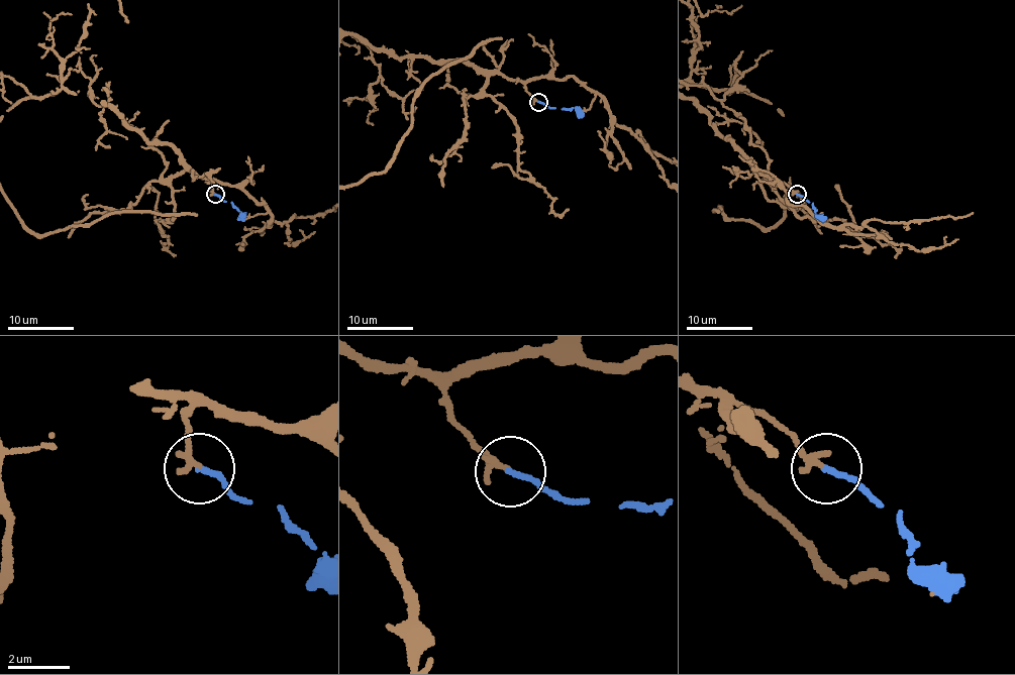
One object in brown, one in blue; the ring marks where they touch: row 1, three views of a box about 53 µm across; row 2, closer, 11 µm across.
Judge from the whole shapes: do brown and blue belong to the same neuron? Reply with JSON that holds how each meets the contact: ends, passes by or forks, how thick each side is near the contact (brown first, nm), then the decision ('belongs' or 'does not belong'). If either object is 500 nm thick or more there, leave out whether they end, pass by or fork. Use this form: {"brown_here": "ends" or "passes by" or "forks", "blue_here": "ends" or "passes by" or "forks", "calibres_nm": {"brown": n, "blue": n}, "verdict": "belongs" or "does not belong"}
{"brown_here": "ends", "blue_here": "ends", "calibres_nm": {"brown": 240, "blue": 180}, "verdict": "does not belong"}

